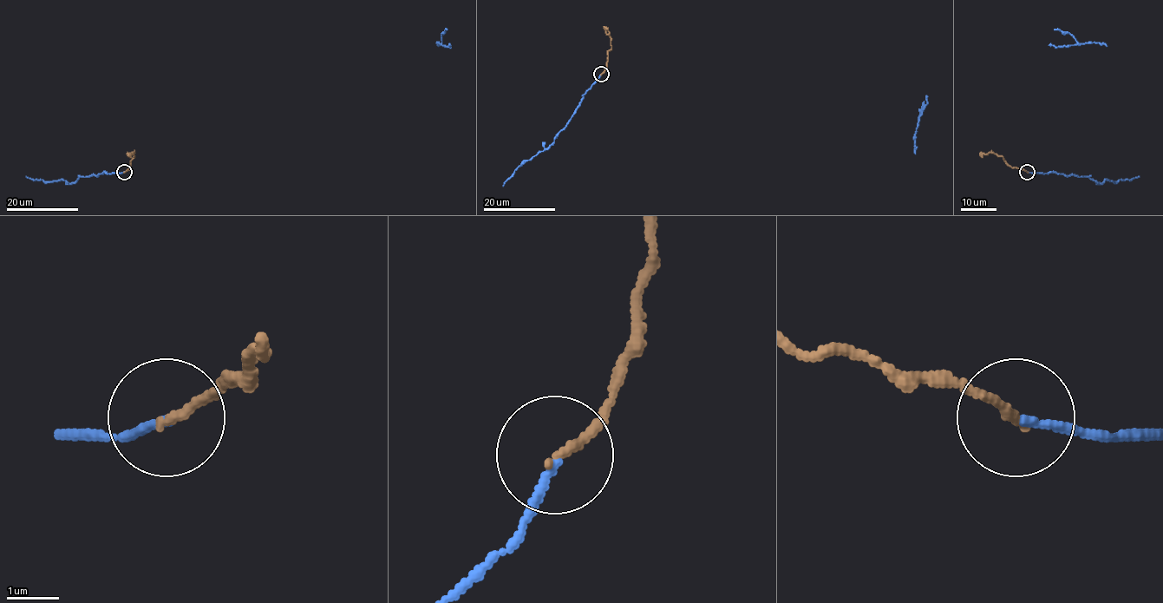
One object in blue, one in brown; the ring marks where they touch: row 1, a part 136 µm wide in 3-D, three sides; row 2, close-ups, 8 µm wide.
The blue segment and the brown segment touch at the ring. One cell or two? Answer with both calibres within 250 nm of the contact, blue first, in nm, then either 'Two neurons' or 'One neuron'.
Thickness 160 nm (blue) against 170 nm. One neuron

